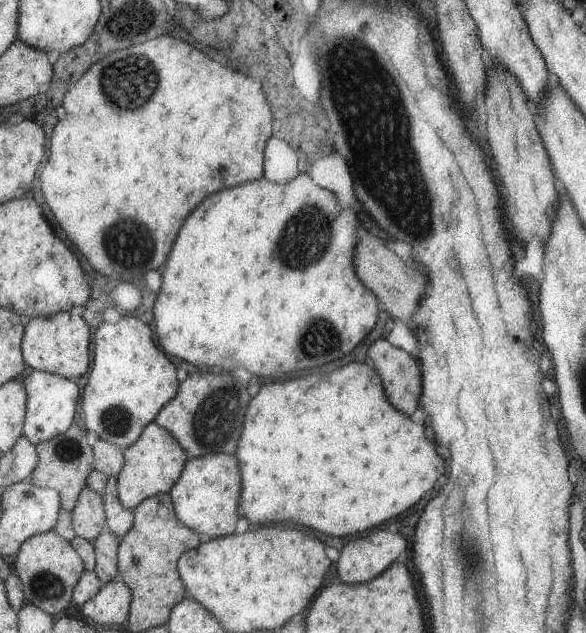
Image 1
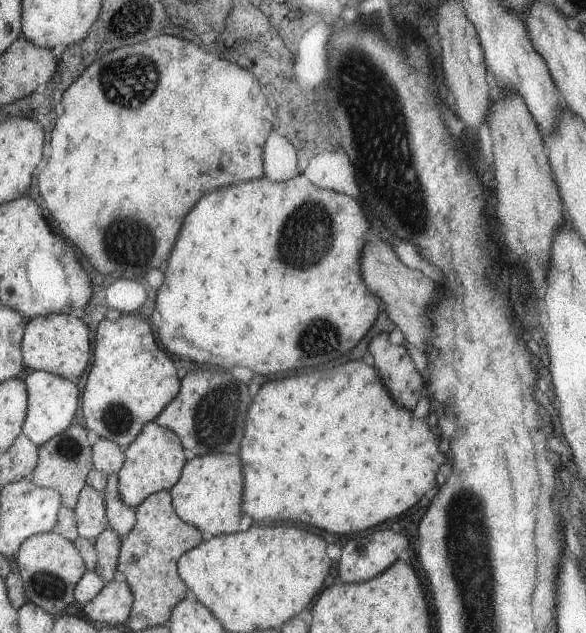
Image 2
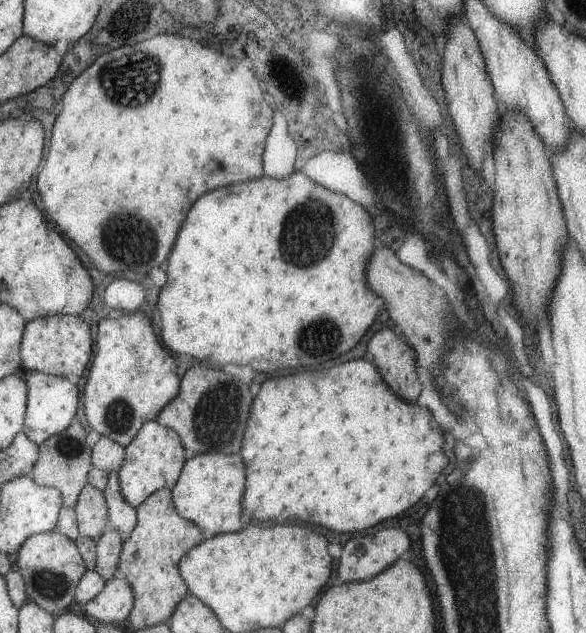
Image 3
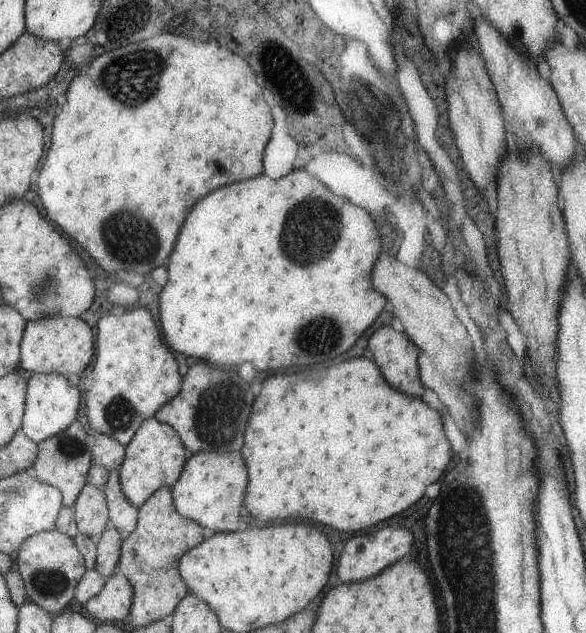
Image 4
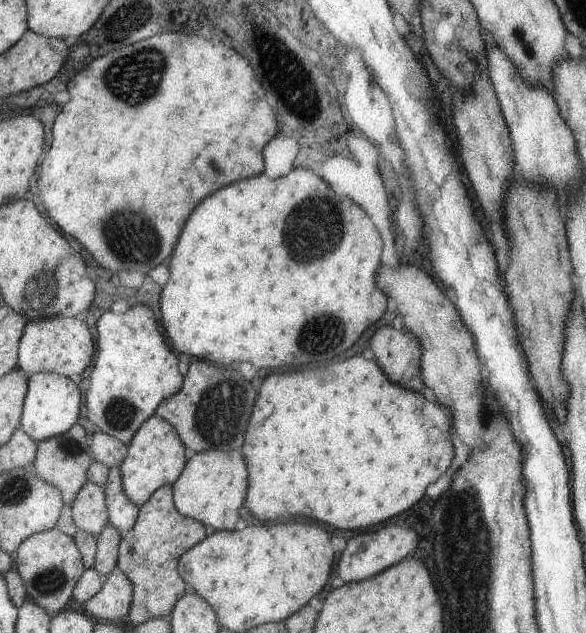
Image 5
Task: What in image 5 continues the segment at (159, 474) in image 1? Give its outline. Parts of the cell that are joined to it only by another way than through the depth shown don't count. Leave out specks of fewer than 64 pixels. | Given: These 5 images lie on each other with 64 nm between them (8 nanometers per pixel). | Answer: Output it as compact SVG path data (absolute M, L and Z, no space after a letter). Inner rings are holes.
M154 414L146 418L135 431L127 447L120 470L122 488L126 497L135 505L141 506L149 495L161 485L172 485L185 466L185 446L175 429Z

